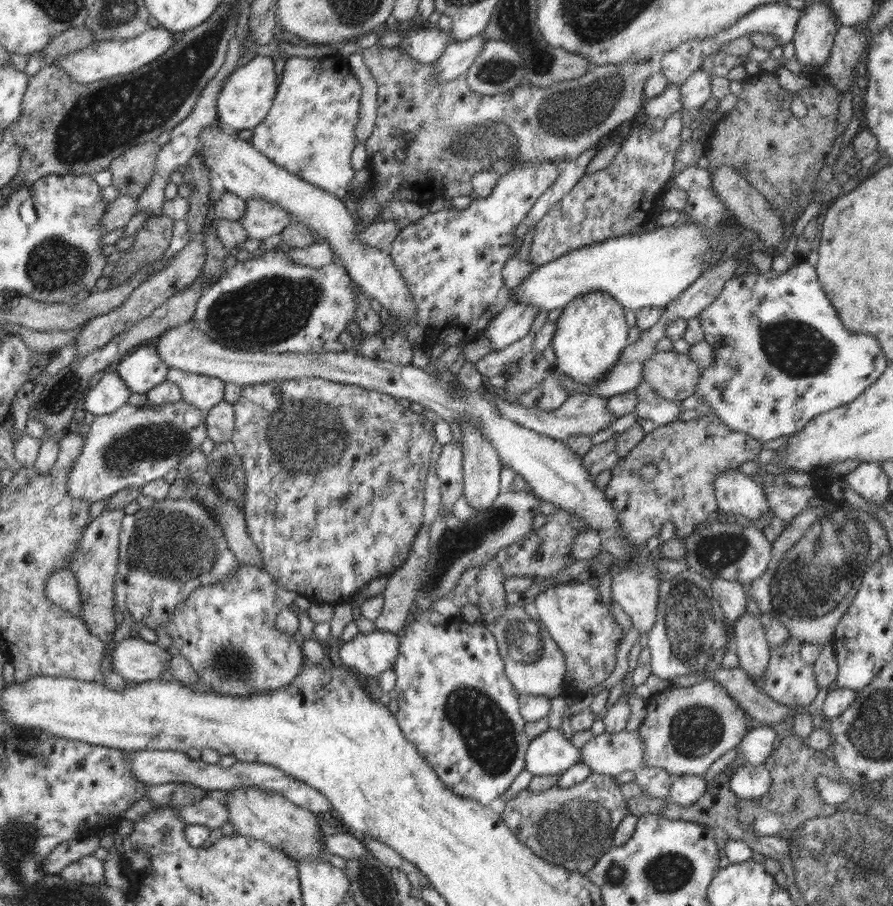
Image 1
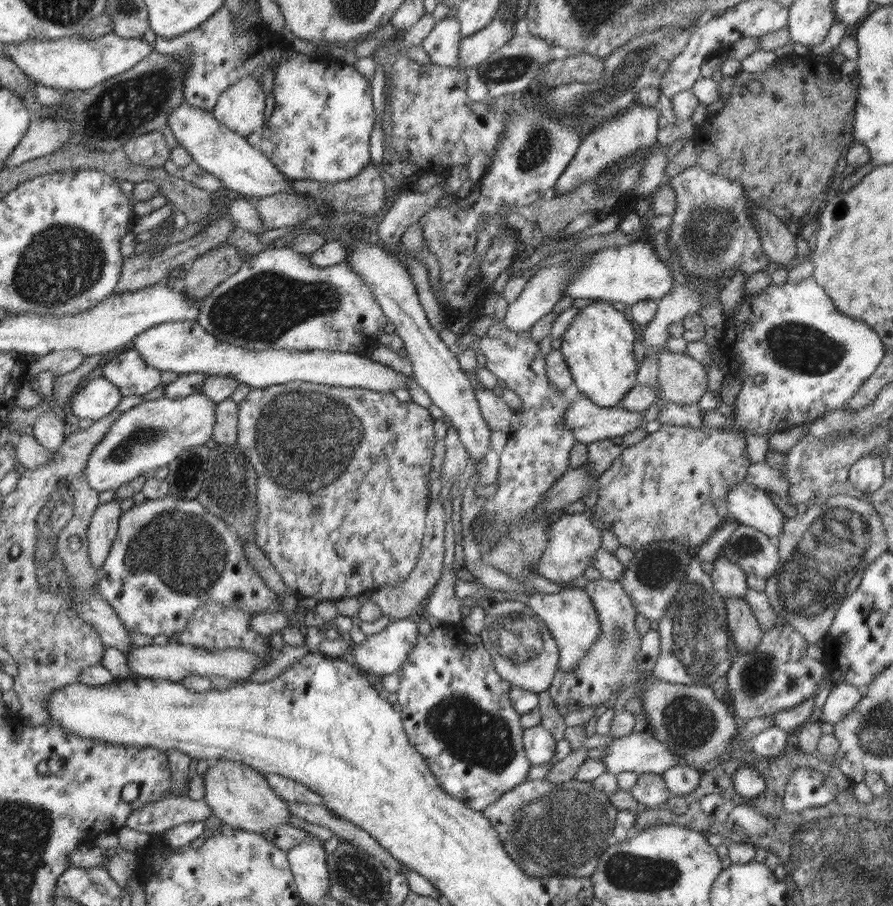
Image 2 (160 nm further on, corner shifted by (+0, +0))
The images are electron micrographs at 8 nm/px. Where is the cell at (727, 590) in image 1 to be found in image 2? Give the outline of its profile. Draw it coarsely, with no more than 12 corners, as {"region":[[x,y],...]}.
{"region":[[725,556],[713,562],[722,598],[745,598],[747,574]]}

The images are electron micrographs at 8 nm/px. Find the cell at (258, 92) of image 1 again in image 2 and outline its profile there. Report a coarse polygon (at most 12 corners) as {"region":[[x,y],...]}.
{"region":[[247,74],[218,97],[213,117],[247,137],[263,128],[261,79]]}

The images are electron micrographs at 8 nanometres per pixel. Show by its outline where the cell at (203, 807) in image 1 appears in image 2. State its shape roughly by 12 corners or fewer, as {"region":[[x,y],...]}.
{"region":[[169,794],[134,810],[125,826],[151,835],[205,821],[204,798]]}

